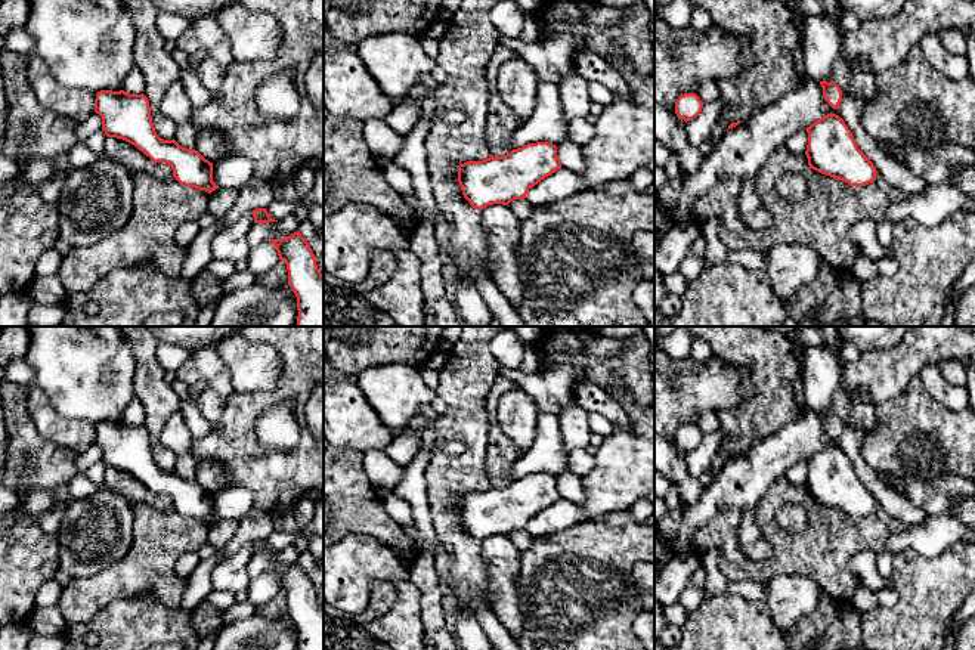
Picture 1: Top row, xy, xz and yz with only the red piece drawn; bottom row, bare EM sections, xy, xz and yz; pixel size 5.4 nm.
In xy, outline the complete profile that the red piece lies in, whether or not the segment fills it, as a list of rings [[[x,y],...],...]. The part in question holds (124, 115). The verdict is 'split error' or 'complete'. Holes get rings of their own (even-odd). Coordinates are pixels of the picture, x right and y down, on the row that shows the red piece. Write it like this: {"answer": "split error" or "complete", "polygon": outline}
{"answer": "complete", "polygon": [[[100,90],[96,93],[95,112],[102,117],[102,131],[108,137],[123,139],[134,145],[154,162],[165,162],[173,170],[173,177],[183,186],[191,186],[211,194],[217,189],[213,182],[213,162],[205,160],[198,151],[180,146],[174,139],[161,139],[154,127],[151,106],[148,98],[142,95],[130,95],[124,90]]]}

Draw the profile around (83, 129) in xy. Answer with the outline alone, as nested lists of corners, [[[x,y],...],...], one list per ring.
[[[95,112],[87,120],[77,123],[75,126],[77,143],[86,142],[86,139],[92,133],[96,133],[99,130],[102,130],[102,117]]]

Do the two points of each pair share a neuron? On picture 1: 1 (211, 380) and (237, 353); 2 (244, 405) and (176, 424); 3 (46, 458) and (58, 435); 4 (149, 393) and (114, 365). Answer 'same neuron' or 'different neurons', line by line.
1: different neurons
2: different neurons
3: different neurons
4: different neurons

